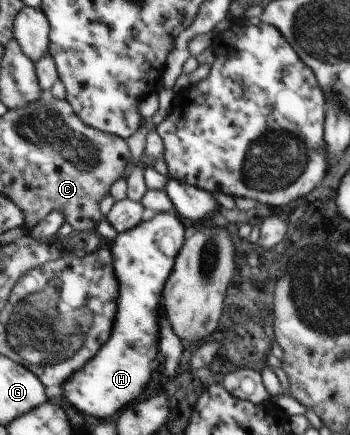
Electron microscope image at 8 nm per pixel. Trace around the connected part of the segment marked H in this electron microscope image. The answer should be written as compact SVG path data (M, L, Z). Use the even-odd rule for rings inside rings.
M168 212L155 213L149 220L119 233L108 246L112 252L116 277L119 278L116 321L112 339L103 345L87 364L72 373L62 385L63 396L79 413L98 419L110 419L134 403L150 381L152 363L158 357L158 319L165 313L160 307L162 291L174 271L186 231L182 219Z

